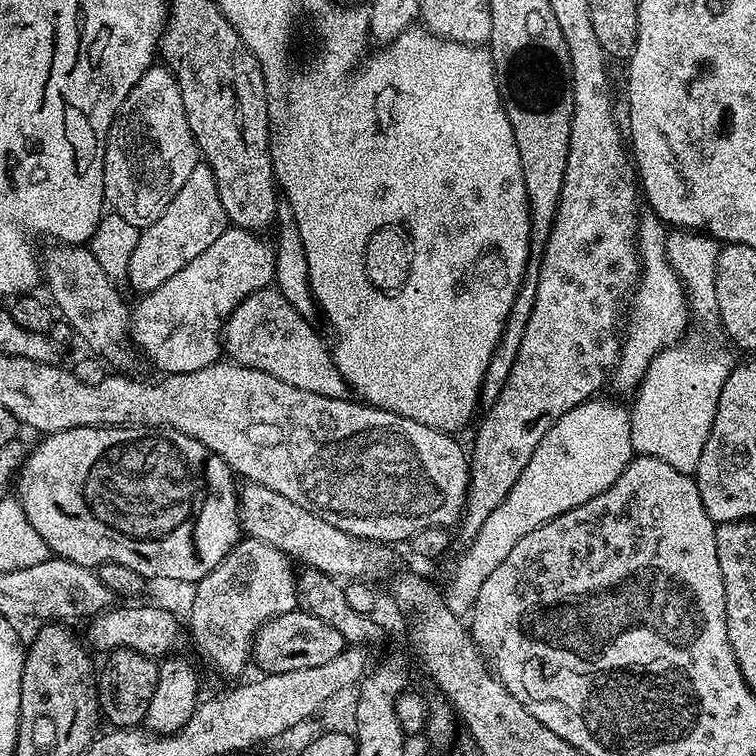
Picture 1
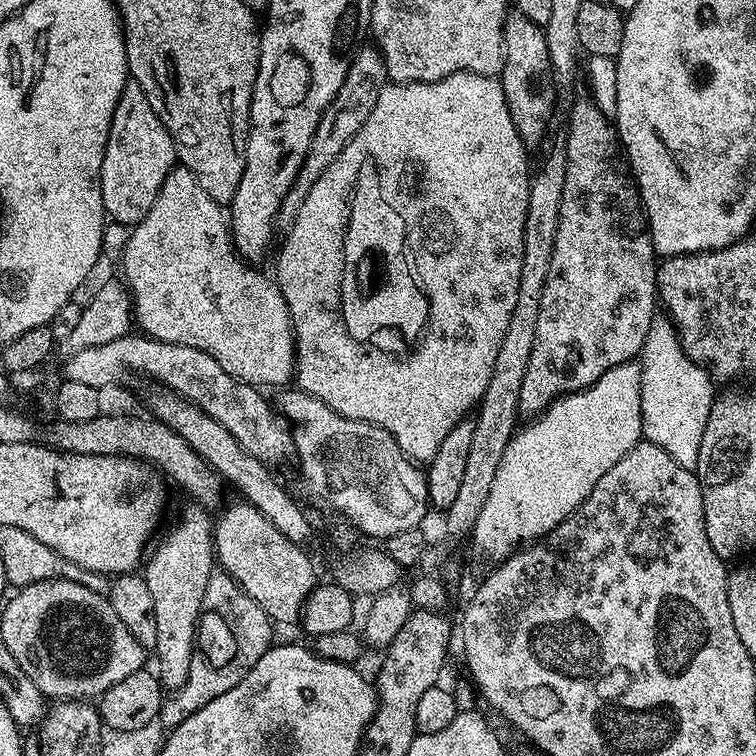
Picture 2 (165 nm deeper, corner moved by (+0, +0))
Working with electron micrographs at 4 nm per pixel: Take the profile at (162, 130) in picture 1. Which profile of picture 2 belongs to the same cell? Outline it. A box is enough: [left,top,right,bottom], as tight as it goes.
[100,82,177,224]

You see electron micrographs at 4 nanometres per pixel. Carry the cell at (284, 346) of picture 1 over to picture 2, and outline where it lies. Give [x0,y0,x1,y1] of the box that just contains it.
[123,166,296,386]

